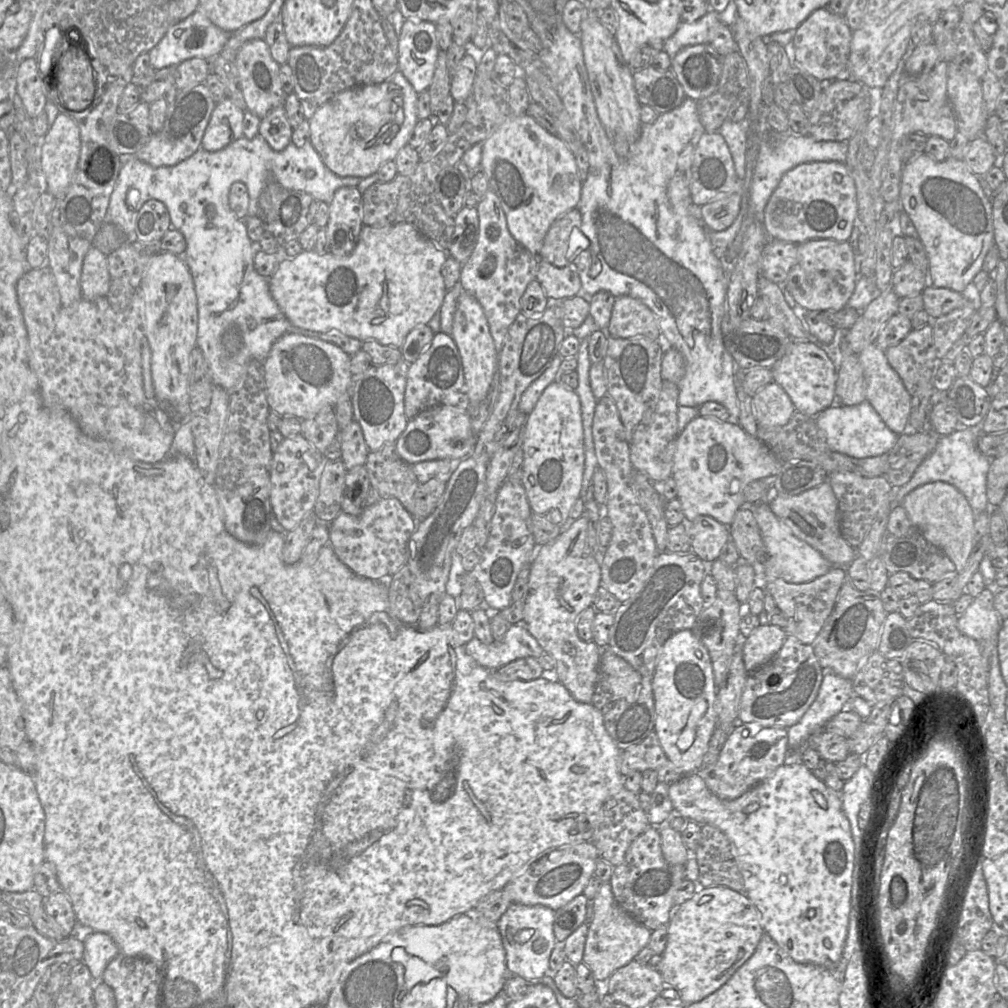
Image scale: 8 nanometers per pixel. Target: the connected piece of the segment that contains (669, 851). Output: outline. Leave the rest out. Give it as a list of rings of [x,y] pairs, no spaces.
[[[675,810],[672,811],[670,817],[663,821],[659,825],[651,825],[651,826],[657,826],[660,836],[661,836],[661,849],[662,849],[662,854],[665,860],[670,864],[670,865],[682,865],[685,866],[689,858],[691,857],[692,854],[687,847],[685,846],[683,840],[682,840],[682,835],[680,832],[674,830],[670,822],[672,821],[673,818],[675,817],[682,817],[680,813]]]

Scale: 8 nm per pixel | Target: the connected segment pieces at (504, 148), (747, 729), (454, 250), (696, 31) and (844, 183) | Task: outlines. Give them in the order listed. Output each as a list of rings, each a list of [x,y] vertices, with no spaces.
[[[509,115],[482,143],[480,169],[485,173],[489,189],[499,198],[514,239],[535,256],[539,256],[543,241],[552,223],[564,213],[577,208],[581,198],[582,181],[579,178],[574,154],[557,136],[550,134],[531,116]]]
[[[736,723],[725,742],[717,762],[713,766],[703,767],[698,771],[708,789],[723,800],[734,800],[752,788],[770,778],[775,771],[787,764],[789,754],[788,732],[783,727],[764,727],[758,723]]]
[[[463,207],[454,217],[454,232],[447,254],[463,264],[471,256],[479,235],[477,208]]]
[[[709,10],[704,16],[692,23],[680,22],[675,33],[664,41],[663,51],[671,60],[685,47],[709,44],[709,28],[720,21],[720,14]]]
[[[835,161],[801,163],[785,172],[762,217],[769,239],[801,244],[812,239],[847,241],[855,226],[857,195],[846,164]]]

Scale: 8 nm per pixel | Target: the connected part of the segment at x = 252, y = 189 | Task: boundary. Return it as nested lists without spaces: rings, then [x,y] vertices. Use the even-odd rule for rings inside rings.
[[[257,134],[253,139],[241,137],[222,150],[207,152],[199,148],[191,157],[174,166],[152,167],[139,160],[136,155],[119,155],[122,167],[114,190],[110,197],[109,206],[104,218],[105,223],[116,225],[129,240],[134,239],[135,218],[137,212],[127,206],[126,197],[130,190],[139,192],[138,203],[148,200],[162,202],[170,215],[171,228],[180,231],[186,240],[186,250],[183,255],[195,287],[198,309],[197,346],[202,350],[208,364],[213,385],[231,392],[245,371],[250,360],[264,361],[273,344],[284,334],[294,333],[320,339],[340,347],[348,355],[353,355],[362,349],[362,341],[342,334],[338,330],[327,333],[313,332],[298,328],[290,323],[271,296],[269,278],[257,273],[254,267],[256,245],[249,239],[245,222],[238,219],[229,207],[229,191],[232,183],[242,182],[248,191],[248,216],[256,216],[258,199],[270,177],[273,177],[287,190],[304,192],[318,202],[330,203],[337,189],[343,186],[356,187],[362,194],[378,180],[377,173],[366,178],[355,176],[340,177],[335,175],[322,161],[321,157],[308,141],[302,147],[292,142],[282,151],[274,151],[269,144]],[[313,170],[314,177],[306,178],[306,171]]]

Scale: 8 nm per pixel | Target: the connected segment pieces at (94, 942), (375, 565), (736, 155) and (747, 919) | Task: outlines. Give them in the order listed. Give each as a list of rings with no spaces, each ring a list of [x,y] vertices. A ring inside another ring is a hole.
[[[92,931],[83,941],[82,962],[89,968],[94,982],[102,982],[104,971],[109,962],[119,954],[113,938],[104,932]]]
[[[383,497],[366,506],[359,516],[340,512],[328,525],[329,545],[339,560],[355,575],[375,581],[384,581],[406,563],[406,543],[418,521],[395,497]]]
[[[748,120],[741,122],[725,121],[717,133],[724,139],[731,153],[739,181],[745,177],[746,142],[749,135]]]
[[[724,886],[698,887],[698,891],[690,900],[674,909],[671,919],[668,923],[668,940],[666,948],[662,954],[663,959],[661,969],[661,975],[665,983],[665,987],[671,987],[675,989],[686,1005],[701,1001],[705,997],[717,991],[722,985],[724,985],[736,972],[736,970],[752,956],[763,934],[764,929],[761,924],[760,913],[745,894],[741,894]]]

